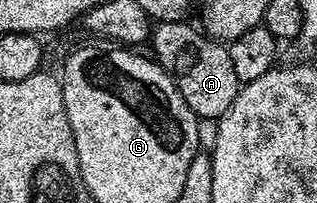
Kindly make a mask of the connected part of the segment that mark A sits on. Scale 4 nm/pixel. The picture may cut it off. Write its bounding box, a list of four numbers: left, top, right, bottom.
[150,20,242,120]

